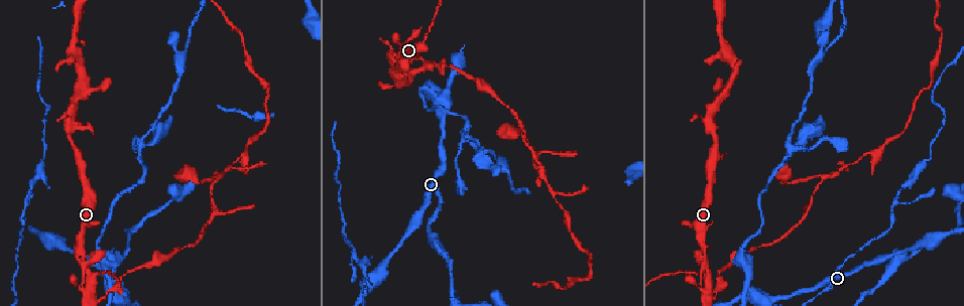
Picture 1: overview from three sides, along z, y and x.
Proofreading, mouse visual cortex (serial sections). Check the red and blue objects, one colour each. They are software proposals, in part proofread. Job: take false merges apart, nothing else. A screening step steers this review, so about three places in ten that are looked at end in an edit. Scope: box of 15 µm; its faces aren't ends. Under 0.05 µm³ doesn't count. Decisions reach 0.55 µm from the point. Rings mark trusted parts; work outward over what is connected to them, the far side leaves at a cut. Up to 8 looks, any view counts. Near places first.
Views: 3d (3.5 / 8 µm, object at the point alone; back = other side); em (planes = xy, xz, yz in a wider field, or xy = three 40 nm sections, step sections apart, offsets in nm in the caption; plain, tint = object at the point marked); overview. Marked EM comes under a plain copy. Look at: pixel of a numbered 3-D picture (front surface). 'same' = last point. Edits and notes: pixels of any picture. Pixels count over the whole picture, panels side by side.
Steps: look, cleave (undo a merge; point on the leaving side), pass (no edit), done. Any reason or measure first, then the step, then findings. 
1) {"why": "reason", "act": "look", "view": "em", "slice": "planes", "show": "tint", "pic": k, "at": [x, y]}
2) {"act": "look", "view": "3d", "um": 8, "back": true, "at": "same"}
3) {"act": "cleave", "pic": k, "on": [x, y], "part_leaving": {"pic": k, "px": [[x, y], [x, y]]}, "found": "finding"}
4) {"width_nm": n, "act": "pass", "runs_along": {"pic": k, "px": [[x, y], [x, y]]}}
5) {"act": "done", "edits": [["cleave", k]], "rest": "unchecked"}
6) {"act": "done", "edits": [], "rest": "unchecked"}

{"why": "sudden change in width", "act": "look", "view": "3d", "um": 8, "pic": 1, "at": [716, 149]}

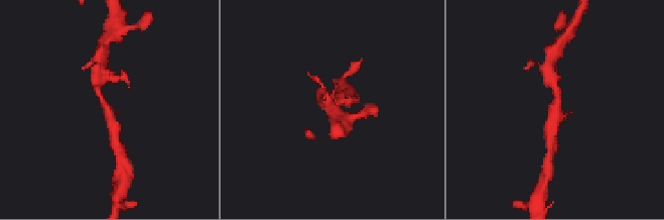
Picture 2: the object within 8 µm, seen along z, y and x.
{"why": "shape alone is not enough", "act": "look", "view": "em", "slice": "planes", "show": "tint", "pic": 2, "at": [108, 109]}

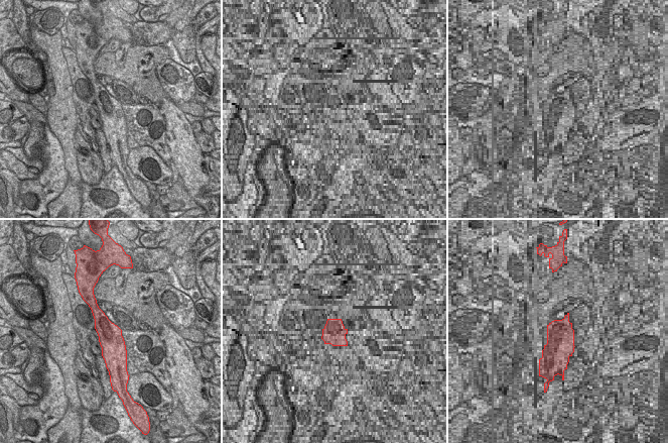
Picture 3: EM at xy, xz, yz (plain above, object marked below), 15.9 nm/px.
{"act": "pass", "runs_along": {"pic": 2, "px": [[113, 136], [98, 83]]}, "found": "one cell here"}

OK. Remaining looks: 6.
{"why": "calibre changes", "act": "look", "view": "3d", "um": 3.5, "pic": 1, "at": [749, 288]}

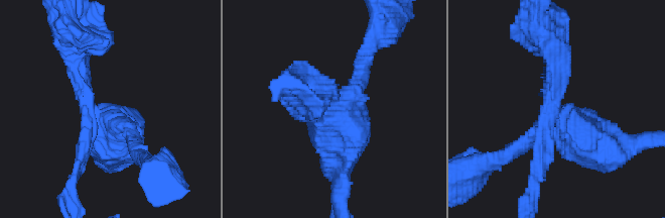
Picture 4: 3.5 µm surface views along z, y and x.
{"arms": 4, "arm_widths_nm": [200, 200, 250, 300], "why": "shape alone is not enough", "act": "look", "view": "em", "slice": "xy", "step": 5, "show": "tint", "pic": 4, "at": [560, 117]}

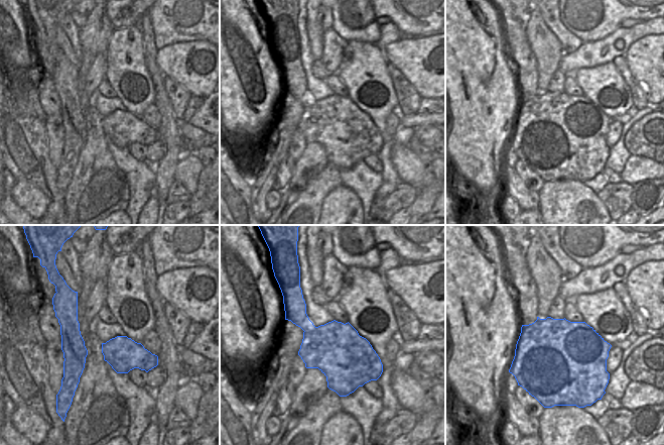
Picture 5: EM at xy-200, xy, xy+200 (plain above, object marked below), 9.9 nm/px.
{"act": "look", "view": "em", "slice": "planes", "show": "tint", "at": "same"}

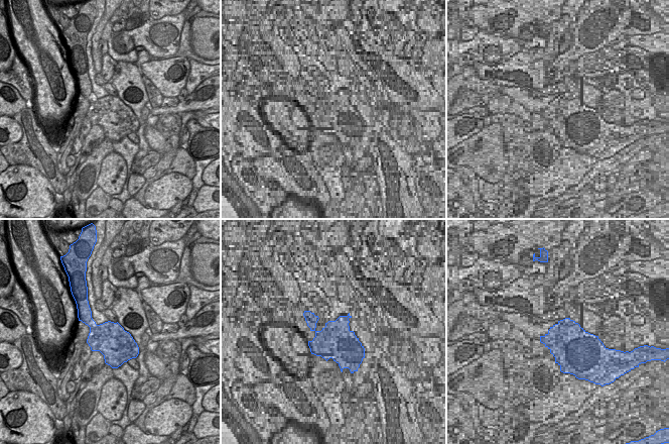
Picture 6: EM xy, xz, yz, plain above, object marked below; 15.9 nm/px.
{"act": "cleave", "pic": 4, "on": [538, 144], "part_leaving": {"pic": 4, "px": [[557, 110], [554, 51], [537, 26]]}, "found": "a second cell is stuck on"}

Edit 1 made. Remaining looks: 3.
{"act": "look", "view": "overview"}

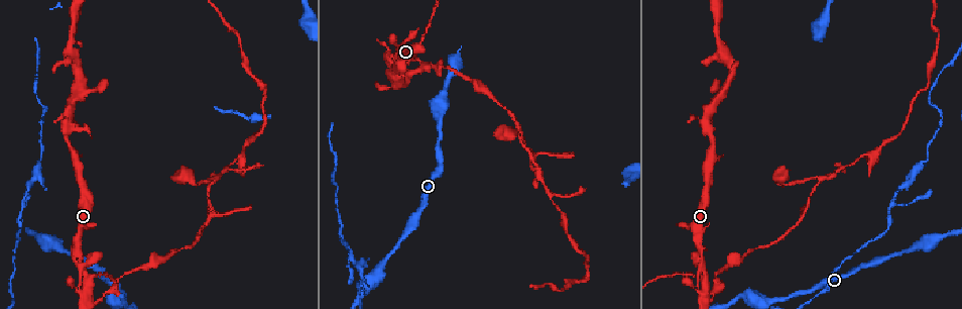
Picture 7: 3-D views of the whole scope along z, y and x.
{"act": "look", "view": "em", "slice": "xy", "step": 3, "show": "tint", "pic": 7, "at": [706, 280]}

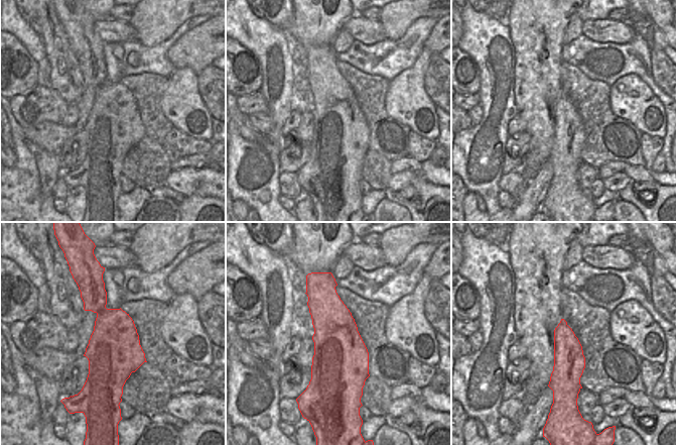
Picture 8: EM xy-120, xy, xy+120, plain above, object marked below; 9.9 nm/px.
{"why": "wider look", "act": "look", "view": "3d", "um": 3.5, "at": "same"}

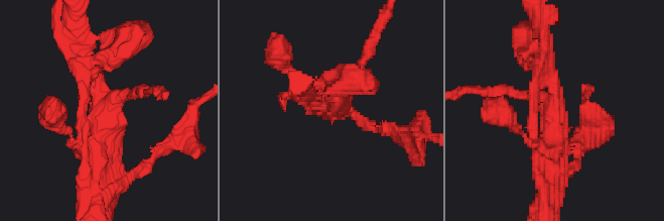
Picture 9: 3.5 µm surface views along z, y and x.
{"arms": 3, "arm_widths_nm": [150, 200, 350], "act": "pass", "runs_along": {"pic": 9, "px": [[76, 45], [107, 101], [107, 173]]}, "found": "one cell here"}

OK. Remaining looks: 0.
{"act": "done", "edits": [["cleave", 4]], "rest": "unchecked"}

